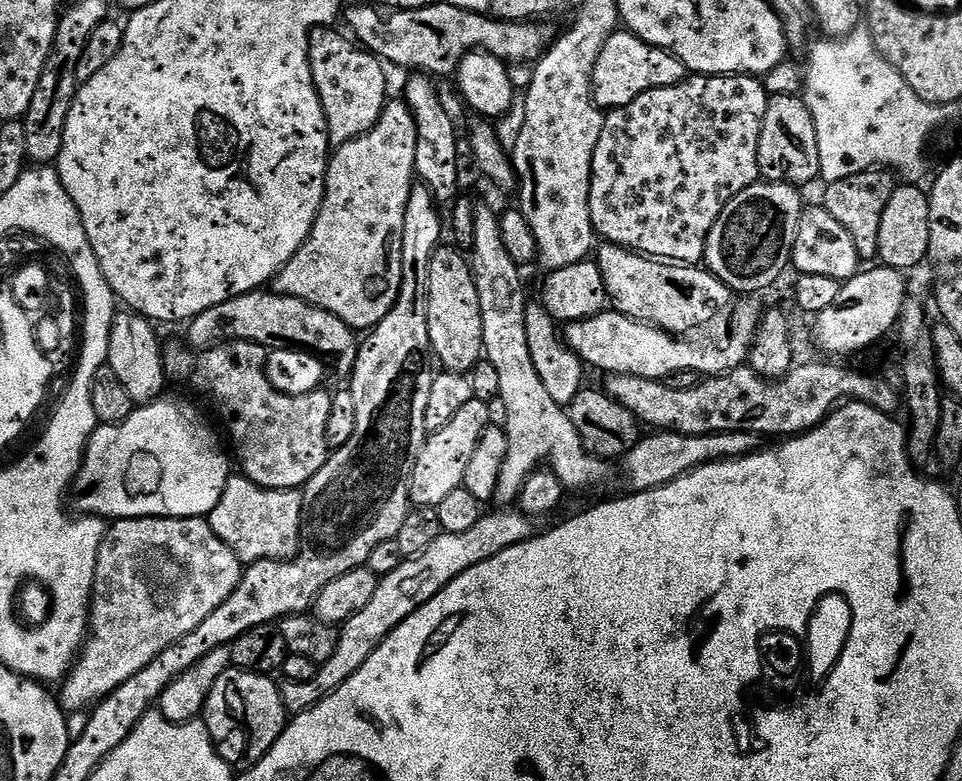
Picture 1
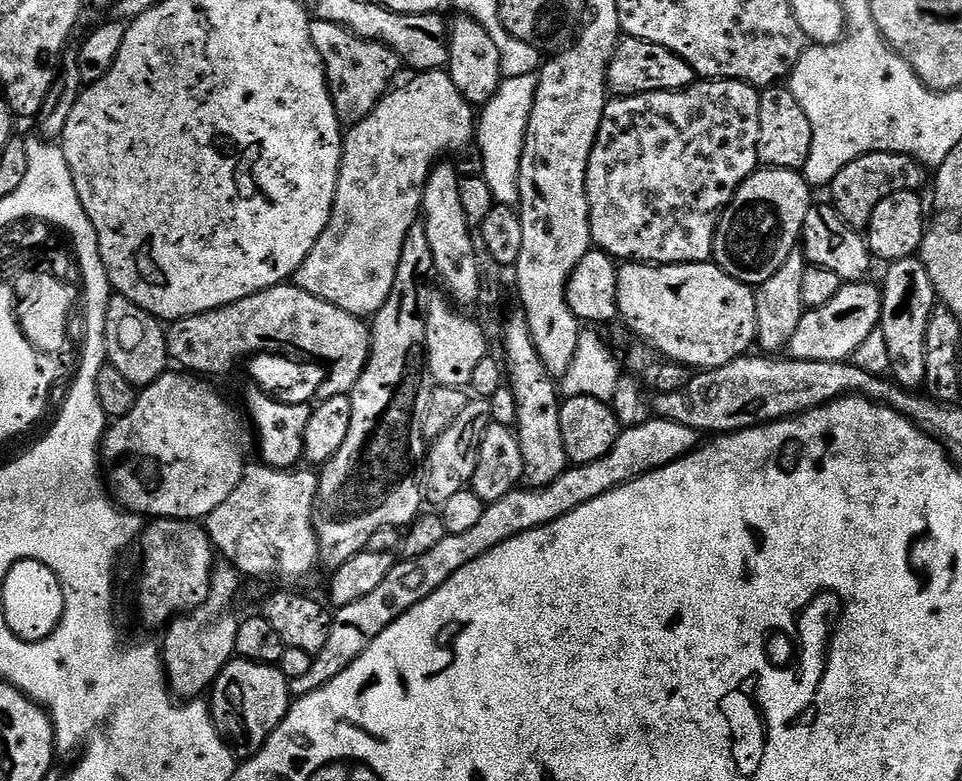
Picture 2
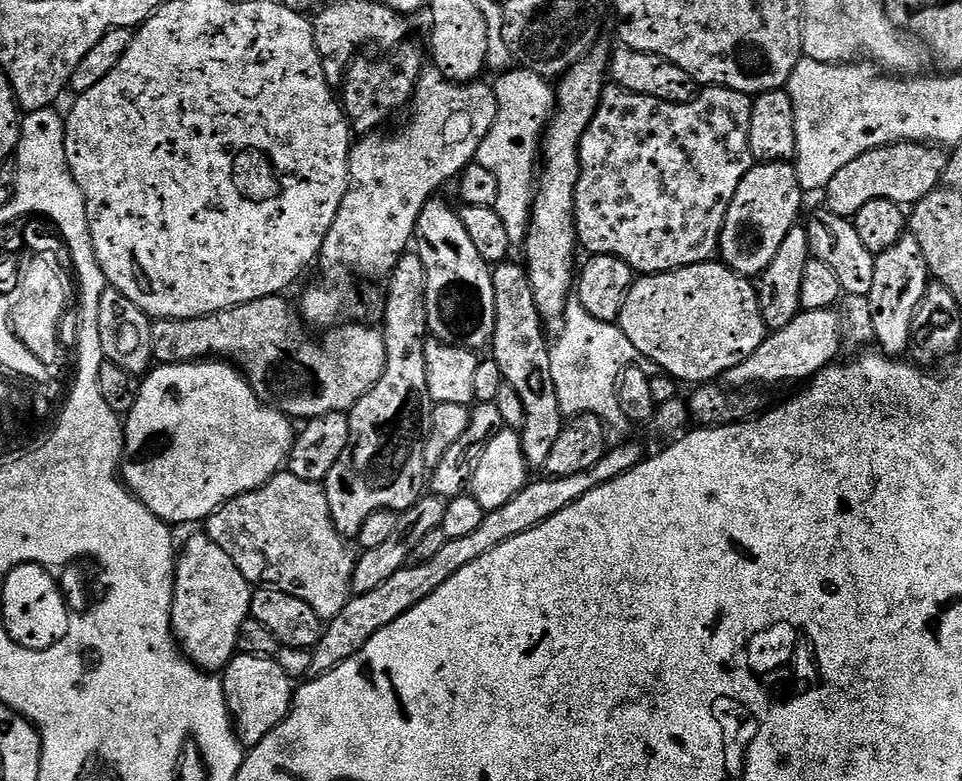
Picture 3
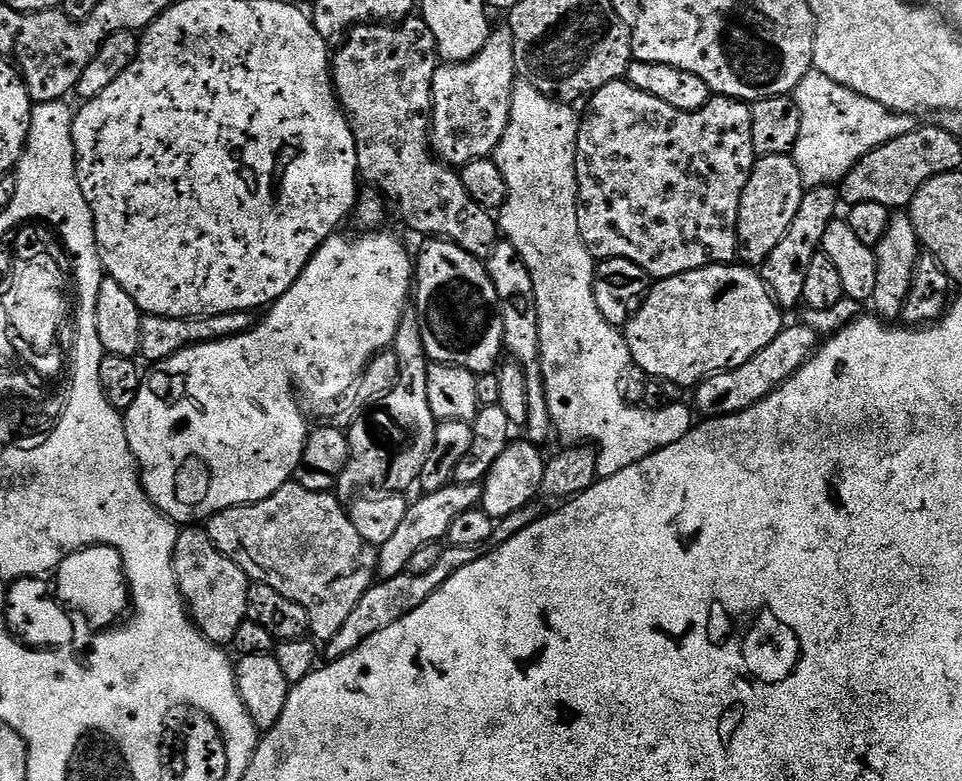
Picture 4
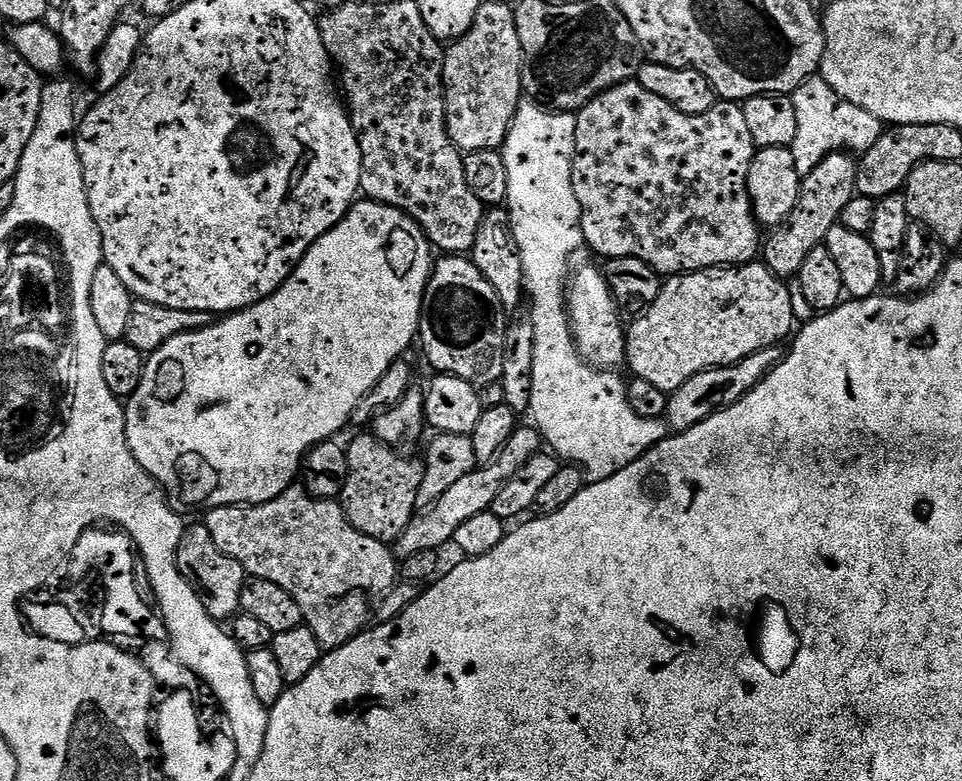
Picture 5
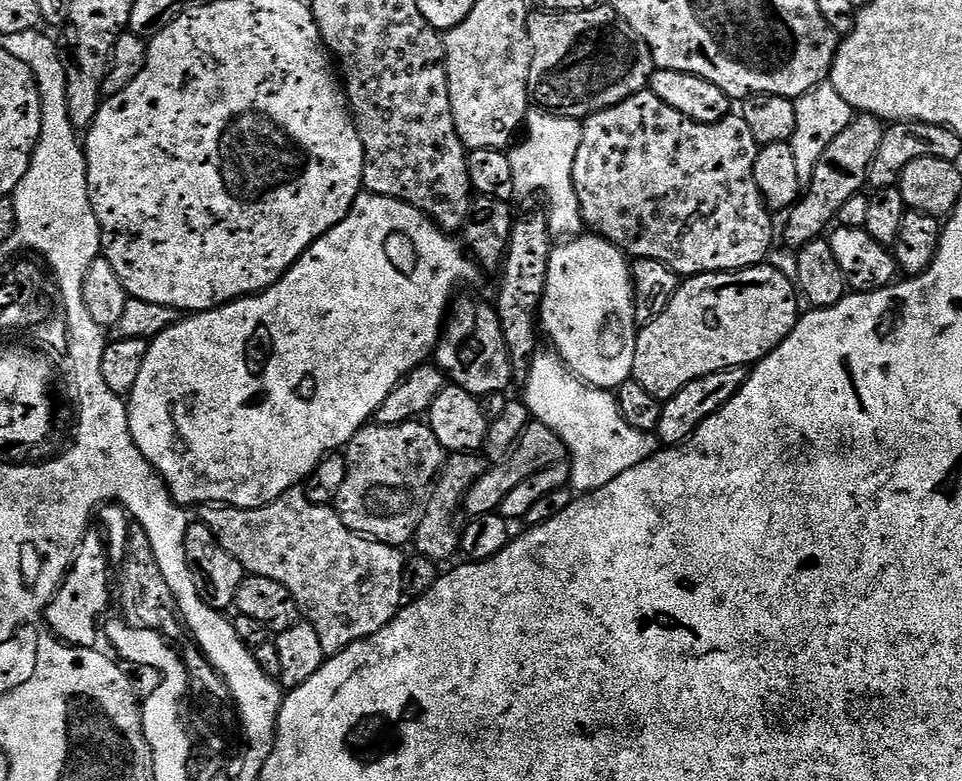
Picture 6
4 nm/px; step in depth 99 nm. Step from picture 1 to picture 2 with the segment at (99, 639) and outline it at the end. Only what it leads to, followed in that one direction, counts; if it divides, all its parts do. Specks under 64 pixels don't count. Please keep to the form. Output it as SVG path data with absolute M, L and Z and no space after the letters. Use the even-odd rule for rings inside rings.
M156 518L143 529L140 548L140 612L152 628L163 629L178 614L191 614L208 602L212 589L212 539L191 520Z

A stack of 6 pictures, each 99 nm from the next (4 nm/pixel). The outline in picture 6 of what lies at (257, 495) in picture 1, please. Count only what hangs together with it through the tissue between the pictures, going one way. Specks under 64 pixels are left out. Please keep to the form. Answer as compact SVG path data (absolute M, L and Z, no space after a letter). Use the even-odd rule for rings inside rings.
M299 487L292 488L261 508L204 506L199 512L199 519L211 530L214 538L218 538L222 550L238 558L245 573L274 578L274 582L282 582L282 586L294 594L294 602L298 602L301 617L312 624L314 630L318 630L325 657L337 656L354 642L378 634L378 630L385 628L405 603L406 556L400 553L403 551L399 547L380 544L350 531L335 507L316 504L308 498L307 491Z

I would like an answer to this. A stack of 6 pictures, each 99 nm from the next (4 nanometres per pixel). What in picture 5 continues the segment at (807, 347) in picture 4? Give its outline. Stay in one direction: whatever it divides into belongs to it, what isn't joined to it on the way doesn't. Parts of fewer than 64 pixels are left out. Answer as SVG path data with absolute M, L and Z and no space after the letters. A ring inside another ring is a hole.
M779 347L763 348L750 354L744 360L740 360L737 364L731 364L725 368L711 368L694 374L694 378L690 378L690 382L686 382L669 395L666 417L669 429L676 434L685 432L719 412L721 408L734 406L734 402L738 402L747 392L754 390L754 386L761 384L776 369L776 365L782 359L780 351Z

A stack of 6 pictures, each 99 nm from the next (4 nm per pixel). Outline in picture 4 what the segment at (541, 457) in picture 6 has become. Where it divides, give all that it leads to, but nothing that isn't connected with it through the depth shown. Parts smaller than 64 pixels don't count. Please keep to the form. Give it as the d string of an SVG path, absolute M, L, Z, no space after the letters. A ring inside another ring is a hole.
M451 483L437 492L429 492L421 495L421 500L412 500L406 510L406 518L393 536L379 545L376 554L376 571L380 580L389 580L395 576L403 576L407 573L408 563L412 555L422 546L443 541L450 530L450 522L458 518L458 514L466 514L466 510L477 507L480 502L480 484Z

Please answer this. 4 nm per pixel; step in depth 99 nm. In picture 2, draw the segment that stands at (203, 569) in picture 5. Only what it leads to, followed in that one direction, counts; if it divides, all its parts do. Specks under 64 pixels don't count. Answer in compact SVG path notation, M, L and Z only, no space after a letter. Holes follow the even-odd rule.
M217 567L212 573L212 589L207 604L191 614L177 615L166 628L168 637L162 643L164 674L173 697L184 702L203 697L215 684L224 667L236 656L240 620L224 615L240 588L241 577L235 568L223 567Z

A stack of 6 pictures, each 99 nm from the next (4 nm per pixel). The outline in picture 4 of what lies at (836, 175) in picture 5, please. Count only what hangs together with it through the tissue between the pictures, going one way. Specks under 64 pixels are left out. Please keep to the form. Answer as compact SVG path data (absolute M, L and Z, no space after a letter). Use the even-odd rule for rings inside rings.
M823 184L817 188L809 188L802 198L802 206L798 206L798 214L794 214L794 222L790 222L790 230L786 230L786 238L774 246L770 258L759 265L760 277L766 282L766 286L772 291L772 297L781 309L799 309L804 295L802 289L806 283L806 273L809 270L810 262L817 252L821 251L824 239L826 238L826 226L837 219L836 207L841 207L842 201L835 187Z

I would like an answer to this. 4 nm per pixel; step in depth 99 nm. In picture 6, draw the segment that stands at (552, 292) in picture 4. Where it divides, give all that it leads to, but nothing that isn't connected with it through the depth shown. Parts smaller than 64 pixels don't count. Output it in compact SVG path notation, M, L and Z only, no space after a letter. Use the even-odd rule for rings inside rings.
M532 110L526 117L524 141L508 152L516 196L544 196L543 207L546 209L550 234L554 238L575 238L586 228L578 206L578 194L574 190L574 158L578 158L583 129L581 121L571 120L568 116ZM551 350L537 351L522 392L531 419L550 426L562 438L572 469L570 484L577 493L587 494L614 482L618 474L626 474L626 470L649 460L658 450L653 433L634 430L622 418L615 391L595 388L578 379Z

